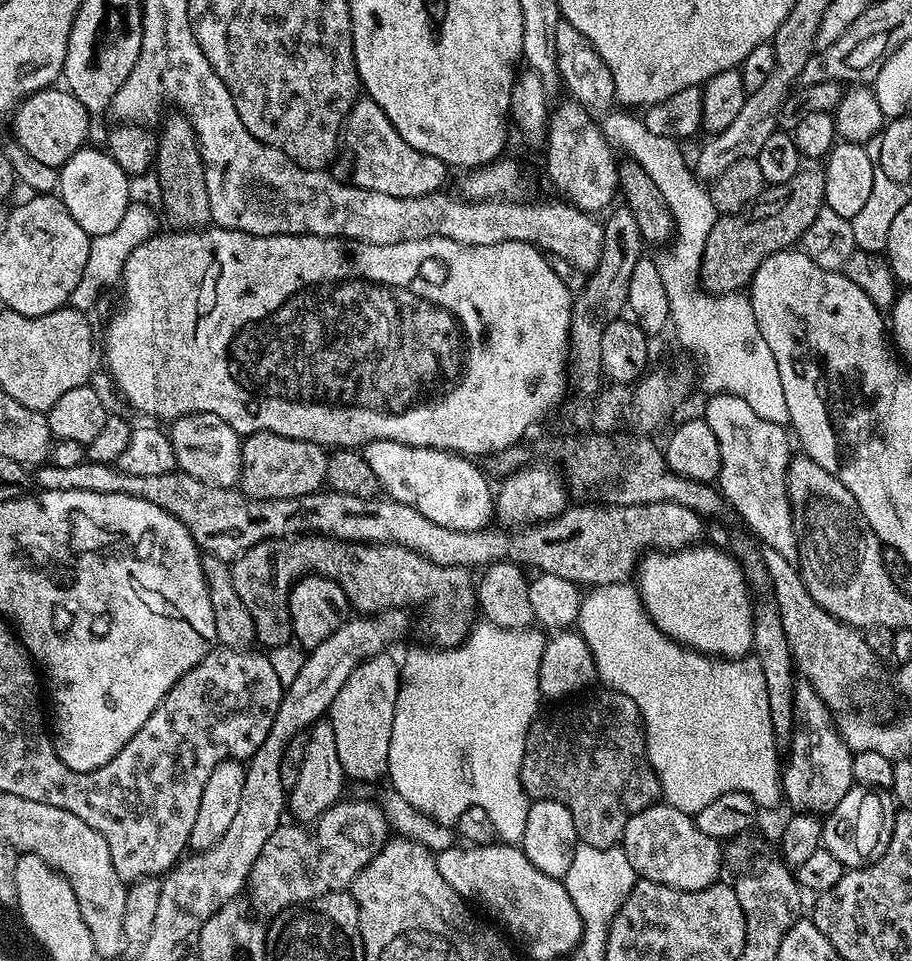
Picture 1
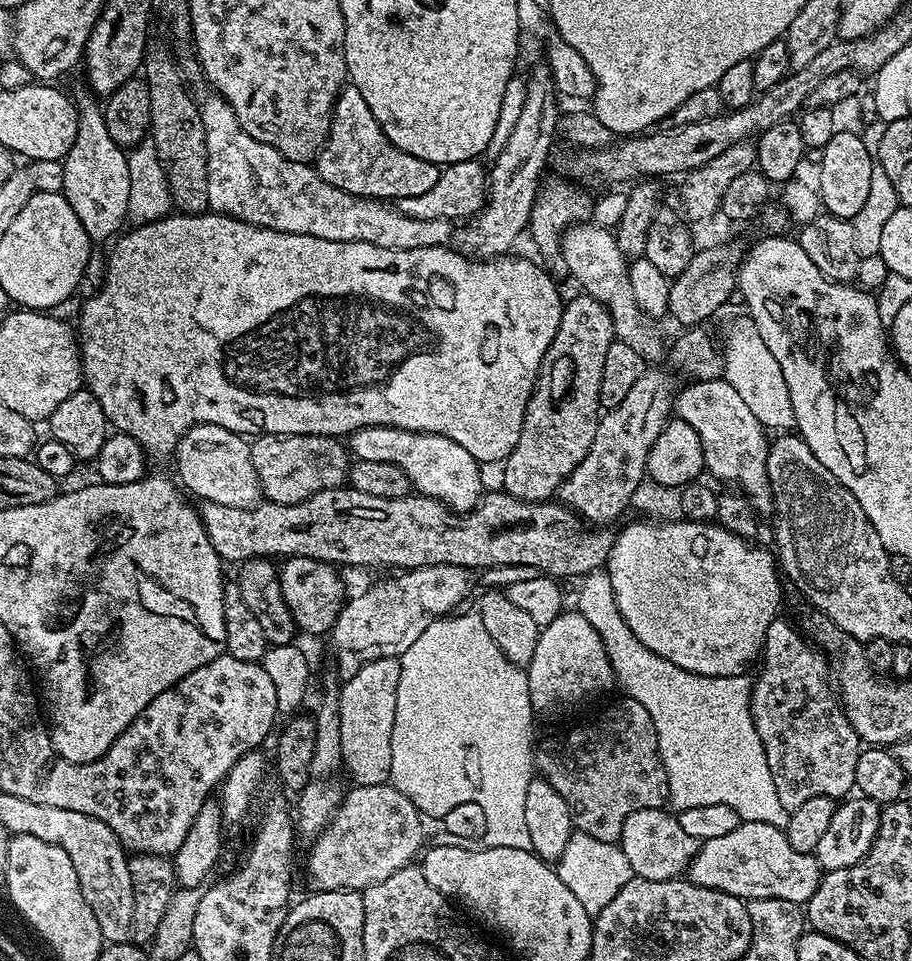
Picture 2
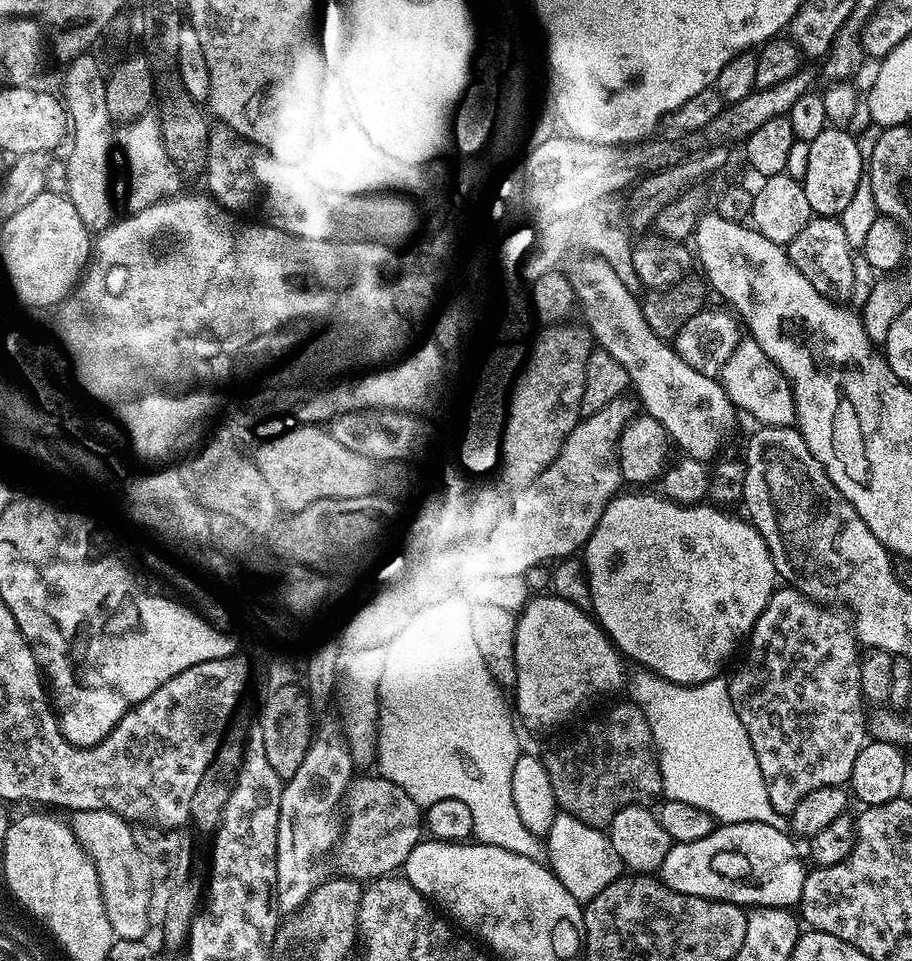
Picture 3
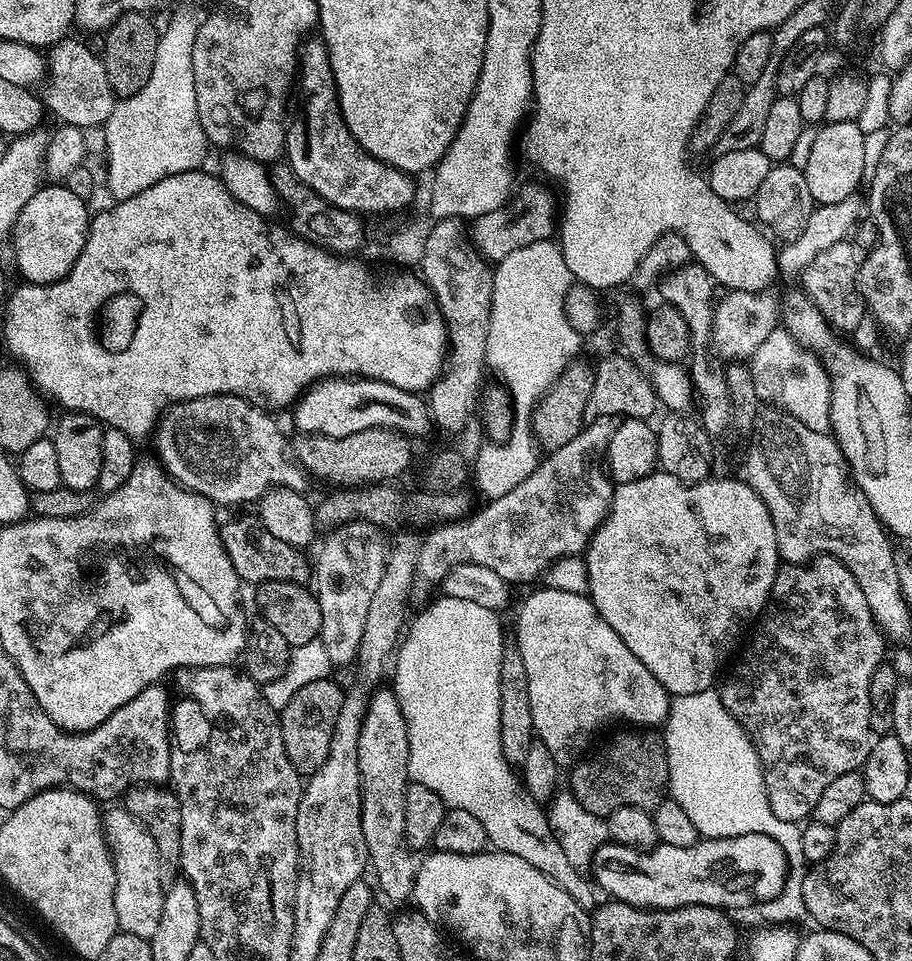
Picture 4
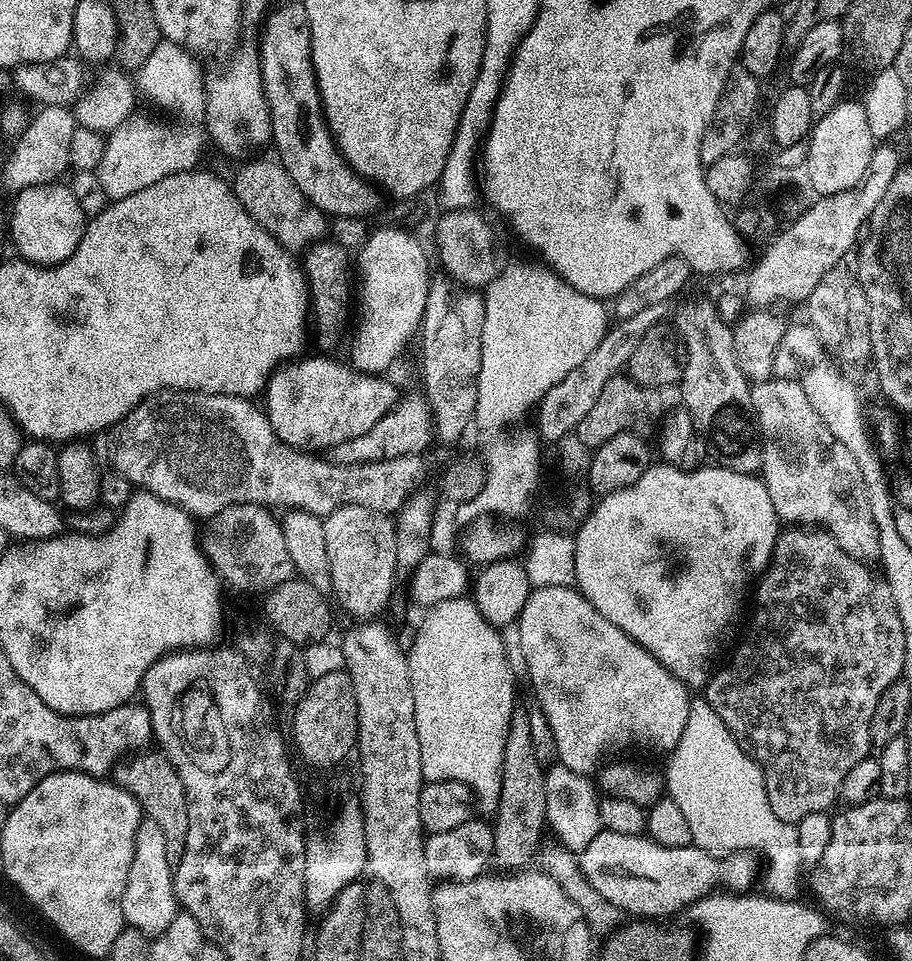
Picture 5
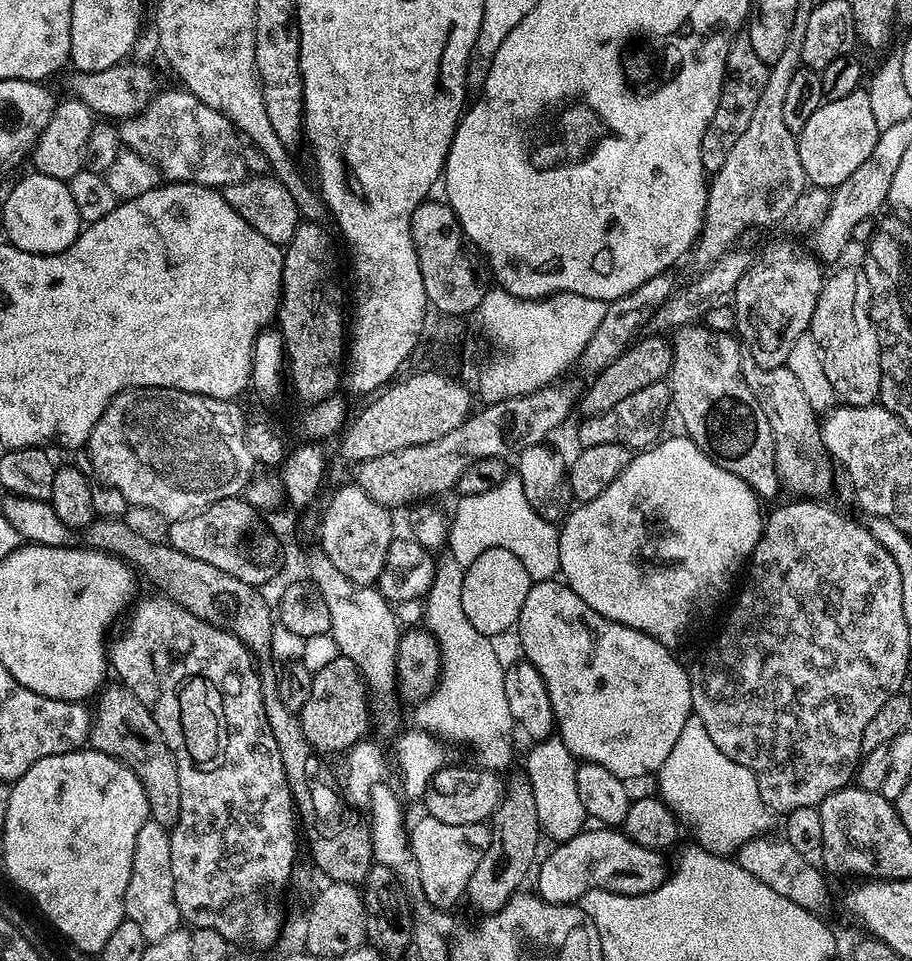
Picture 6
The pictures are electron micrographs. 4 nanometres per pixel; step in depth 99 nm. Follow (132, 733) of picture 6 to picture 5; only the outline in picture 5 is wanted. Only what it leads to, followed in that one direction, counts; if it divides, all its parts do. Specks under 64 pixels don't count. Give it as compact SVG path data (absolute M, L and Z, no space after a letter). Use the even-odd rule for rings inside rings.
M140 750L121 759L114 769L114 779L140 803L140 811L147 819L158 822L163 836L166 837L166 860L175 866L180 863L184 853L186 830L190 830L188 799L186 790L182 786L182 778L172 761L163 751L152 751Z

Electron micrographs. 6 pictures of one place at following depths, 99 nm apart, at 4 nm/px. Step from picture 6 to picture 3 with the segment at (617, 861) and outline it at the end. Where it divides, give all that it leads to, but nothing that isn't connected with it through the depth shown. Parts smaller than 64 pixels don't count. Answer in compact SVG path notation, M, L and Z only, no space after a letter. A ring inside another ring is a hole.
M762 822L720 824L713 827L706 838L698 838L698 842L673 843L662 862L658 879L678 894L725 900L741 906L788 910L799 905L806 875L795 842L788 832L779 832Z

